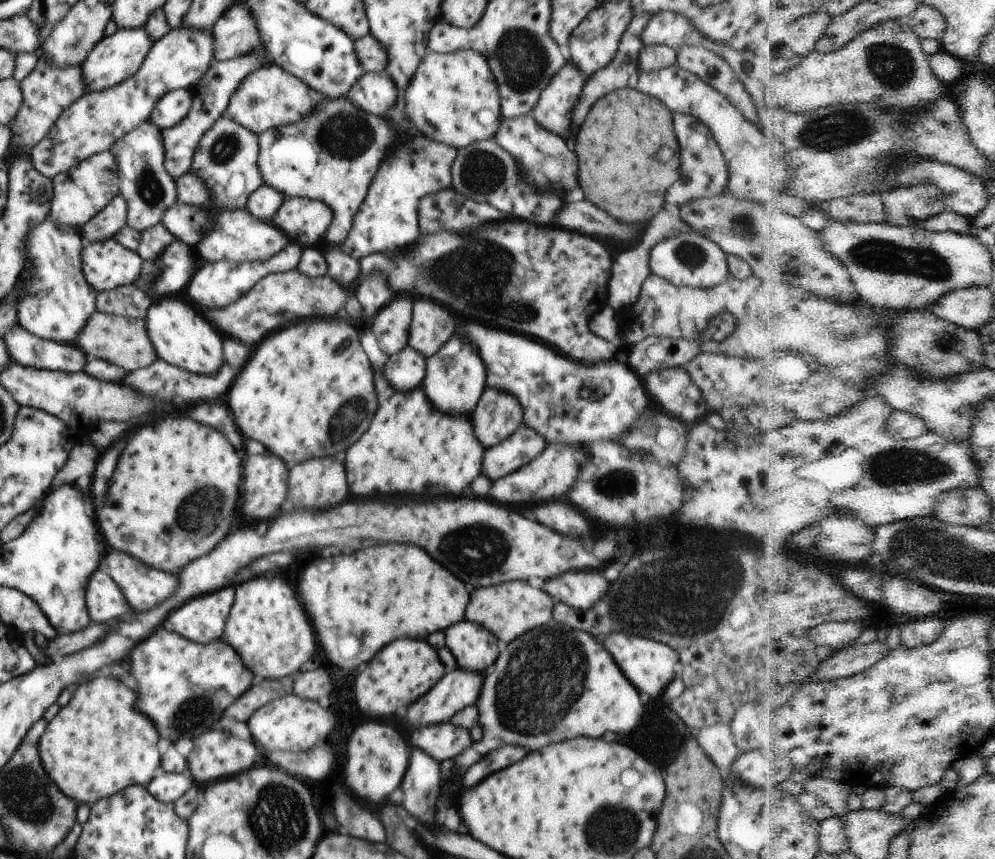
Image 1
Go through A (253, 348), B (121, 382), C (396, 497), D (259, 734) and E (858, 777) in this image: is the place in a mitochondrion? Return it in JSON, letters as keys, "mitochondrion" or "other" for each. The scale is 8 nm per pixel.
{"A":"other","B":"other","C":"other","D":"other","E":"other"}

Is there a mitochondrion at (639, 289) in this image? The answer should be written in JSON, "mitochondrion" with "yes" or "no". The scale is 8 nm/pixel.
{"mitochondrion":"no"}

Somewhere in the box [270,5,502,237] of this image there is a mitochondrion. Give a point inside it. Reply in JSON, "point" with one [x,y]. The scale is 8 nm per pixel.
{"point":[344,129]}

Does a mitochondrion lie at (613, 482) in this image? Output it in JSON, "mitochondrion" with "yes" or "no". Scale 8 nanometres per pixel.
{"mitochondrion":"yes"}

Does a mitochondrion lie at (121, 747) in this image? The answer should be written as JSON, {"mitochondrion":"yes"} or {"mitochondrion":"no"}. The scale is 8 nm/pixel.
{"mitochondrion":"no"}

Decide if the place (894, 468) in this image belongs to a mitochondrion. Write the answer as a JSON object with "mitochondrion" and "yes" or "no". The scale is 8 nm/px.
{"mitochondrion":"yes"}

